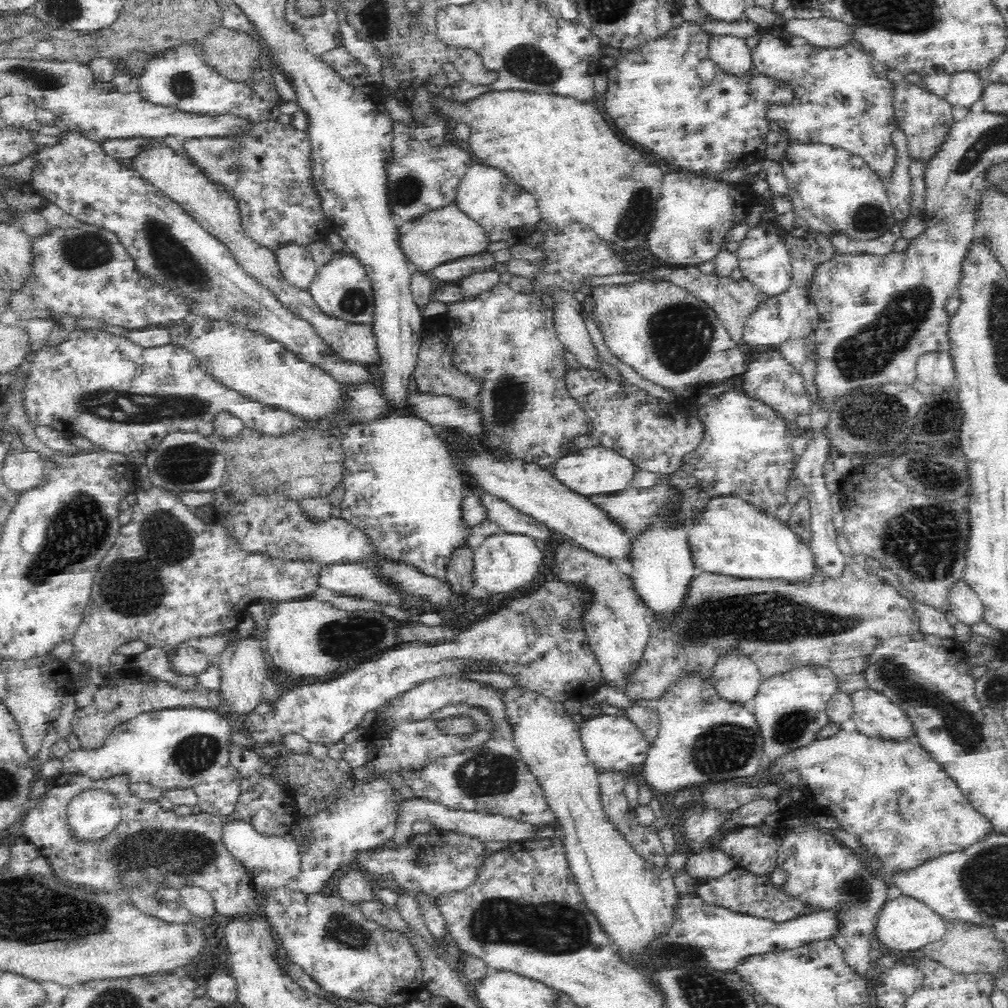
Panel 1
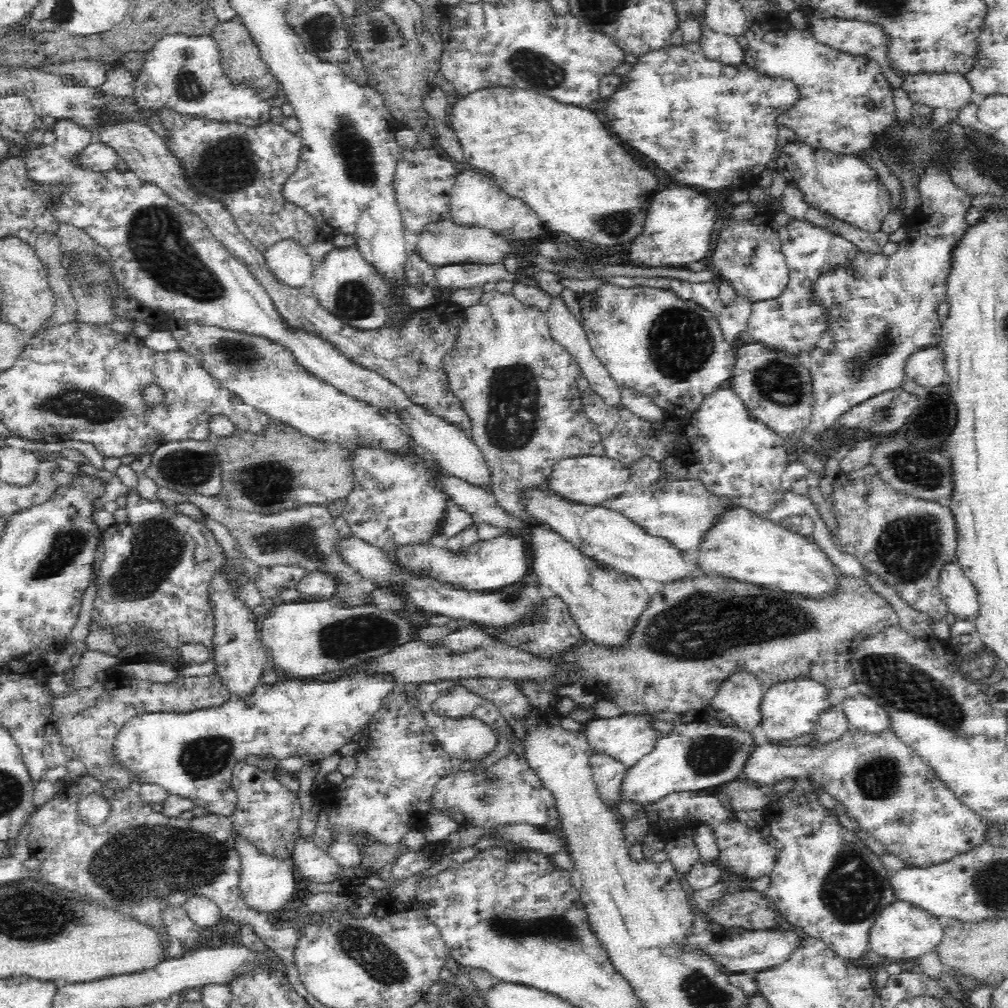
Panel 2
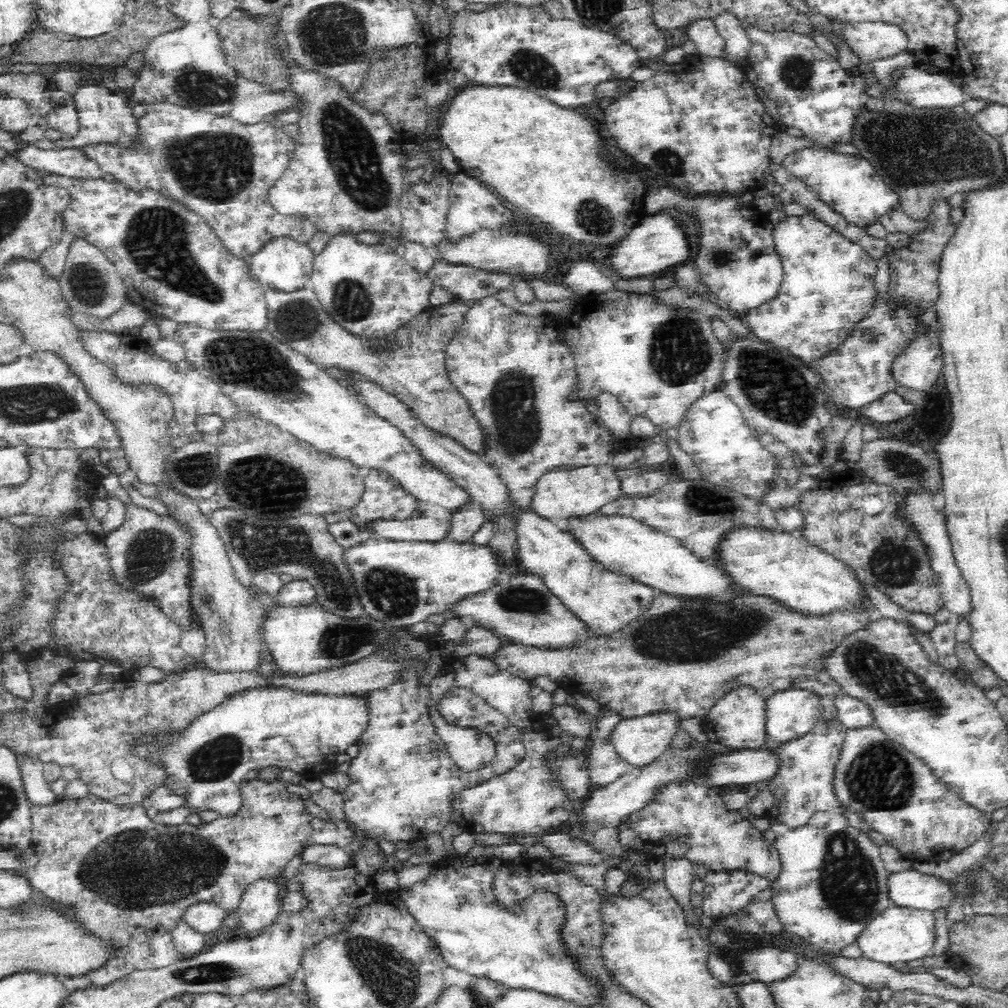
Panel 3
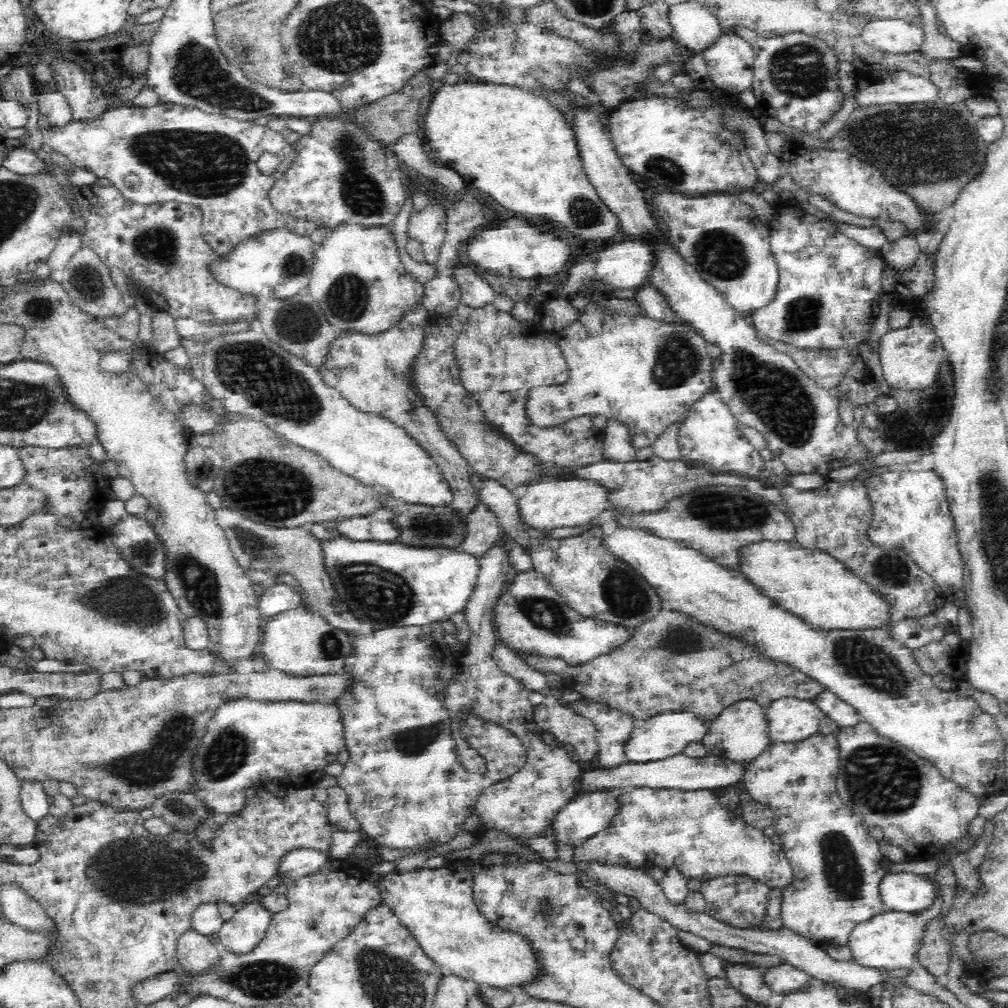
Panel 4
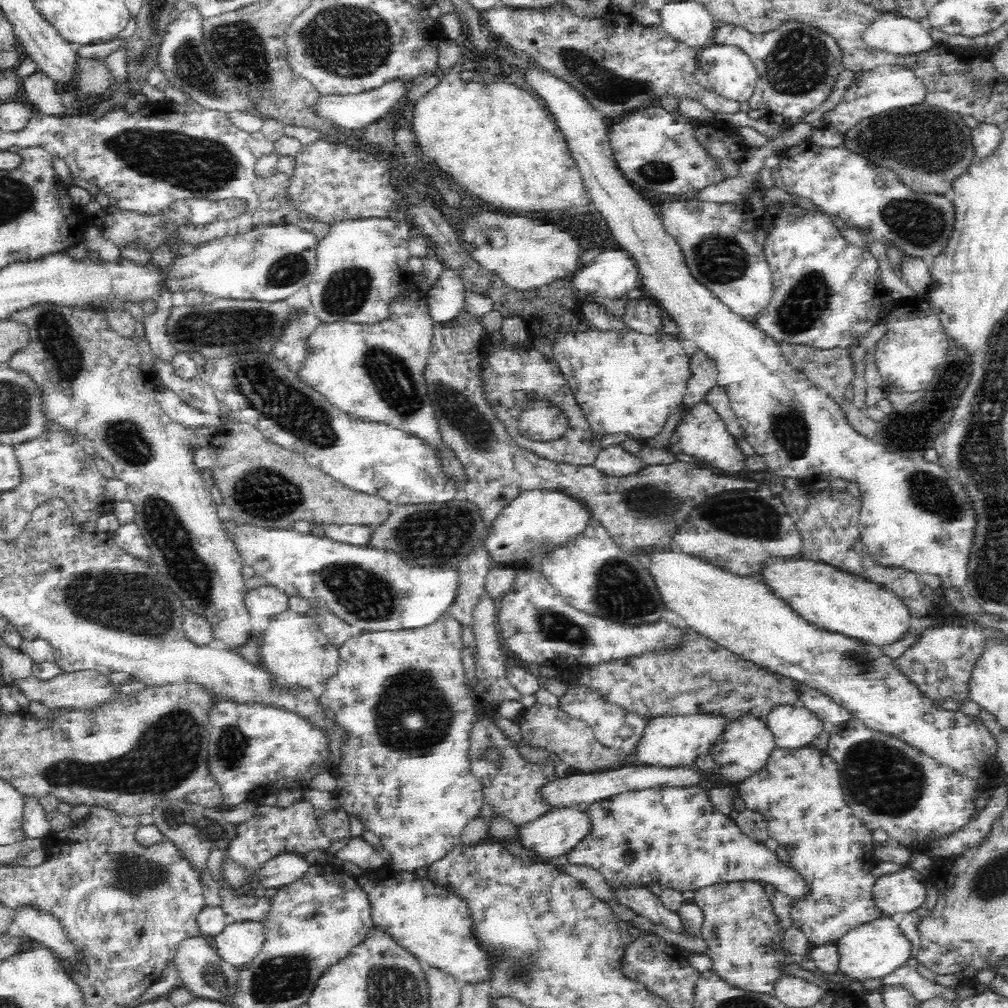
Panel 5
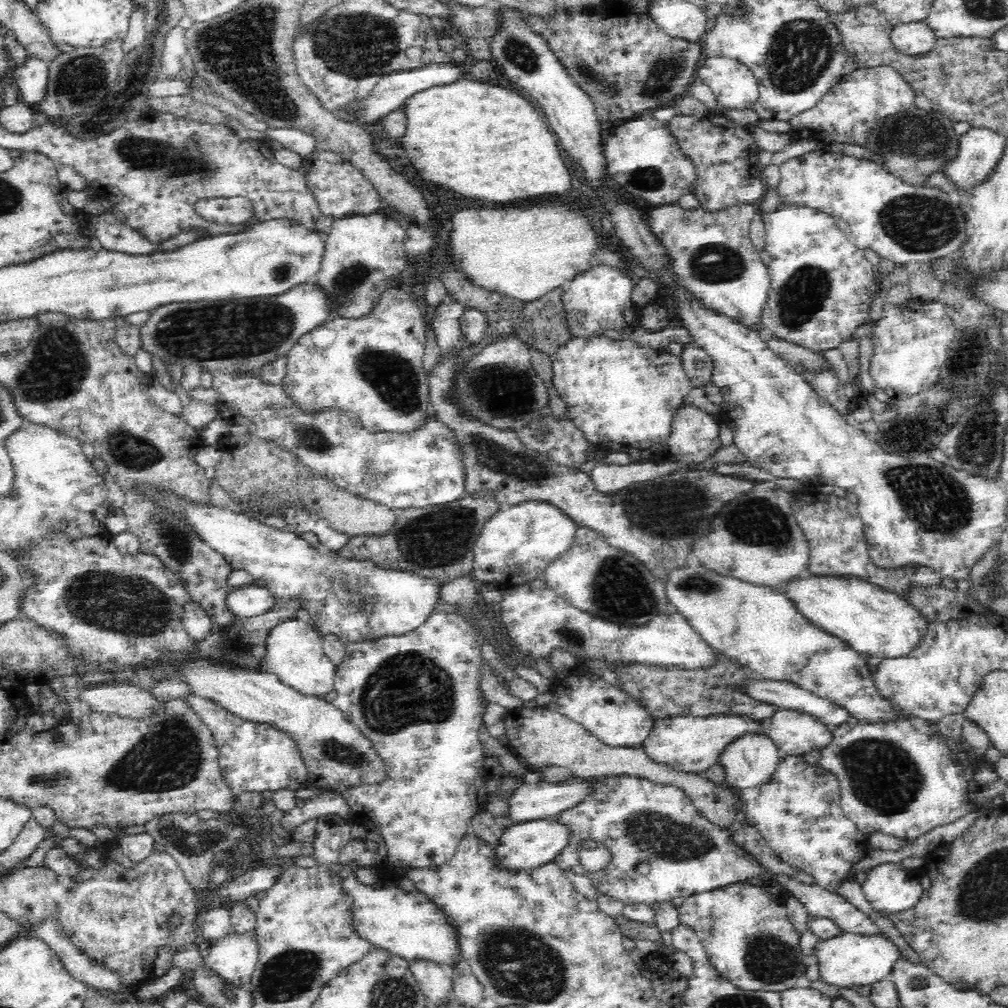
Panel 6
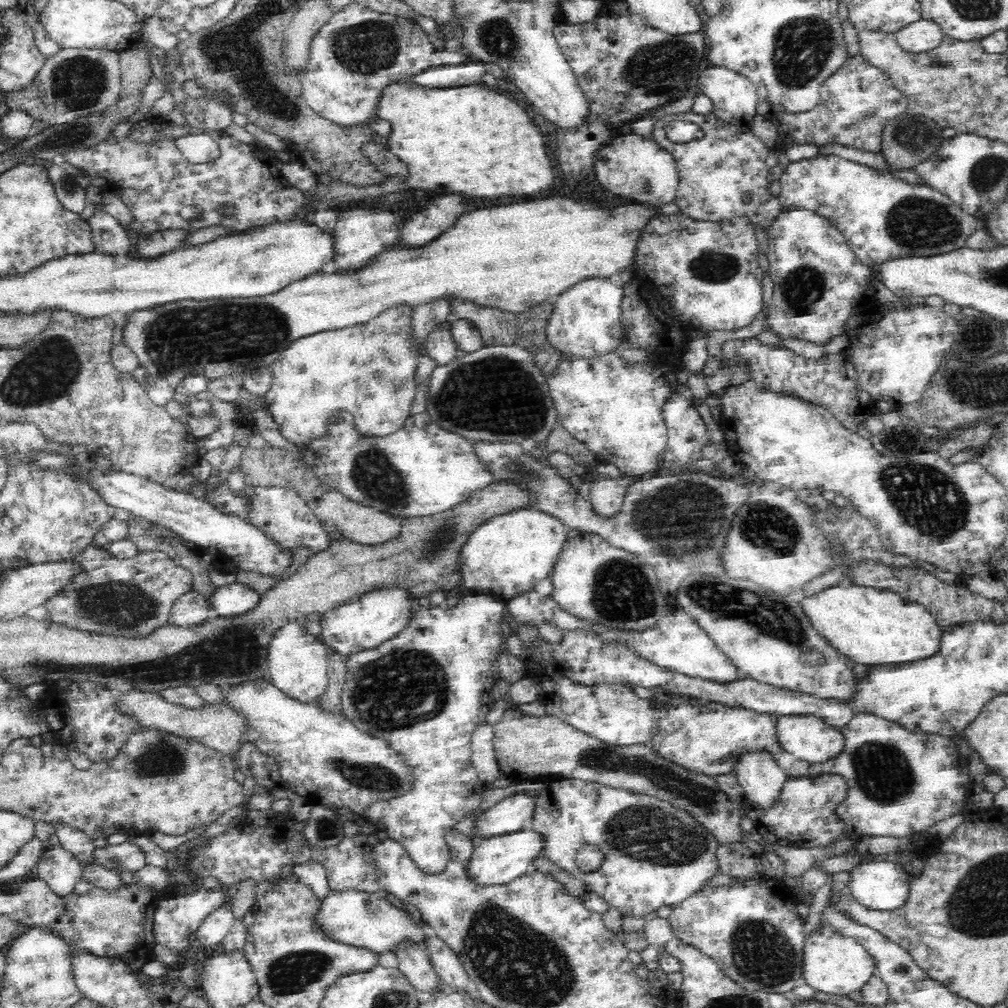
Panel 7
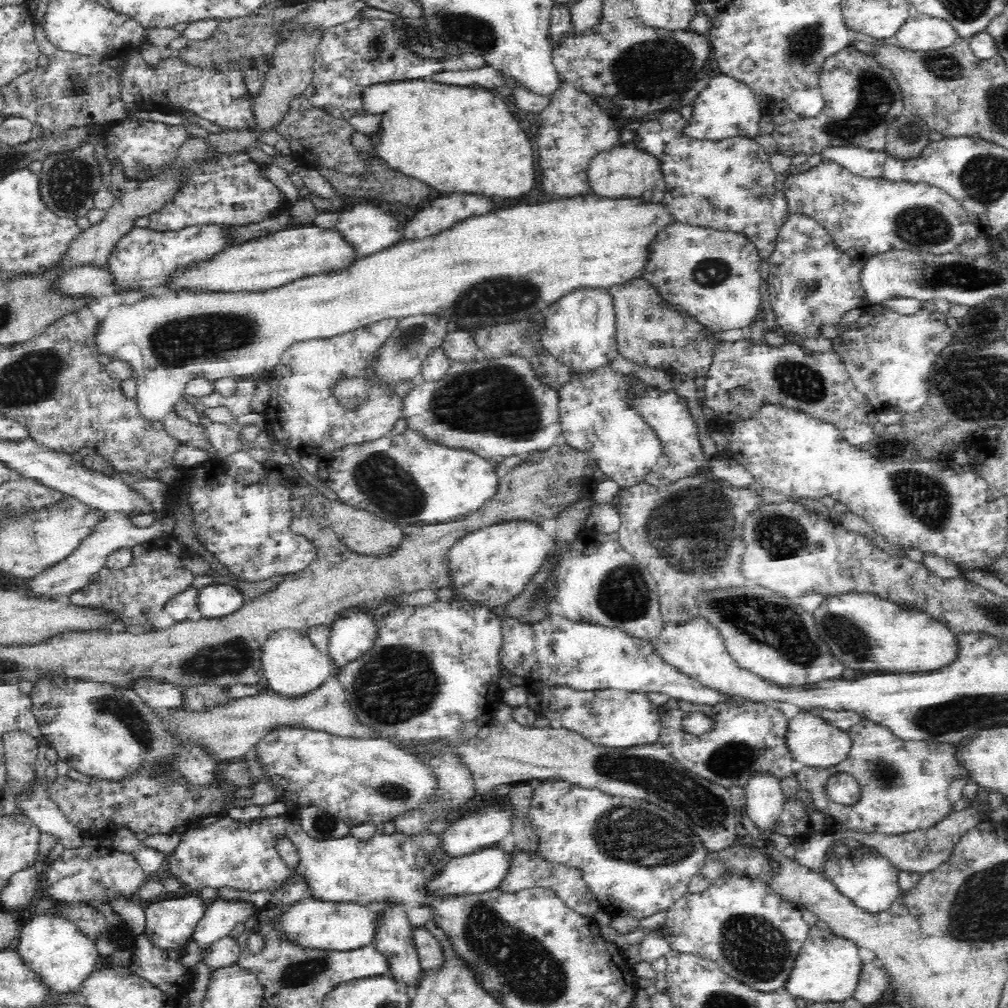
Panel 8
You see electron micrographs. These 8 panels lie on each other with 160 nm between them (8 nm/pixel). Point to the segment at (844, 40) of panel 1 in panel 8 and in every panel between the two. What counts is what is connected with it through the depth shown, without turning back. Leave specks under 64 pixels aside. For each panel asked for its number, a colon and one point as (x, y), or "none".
2: (862, 38)
3: (870, 41)
4: (898, 37)
5: (888, 32)
6: (914, 38)
7: (921, 36)
8: (921, 33)

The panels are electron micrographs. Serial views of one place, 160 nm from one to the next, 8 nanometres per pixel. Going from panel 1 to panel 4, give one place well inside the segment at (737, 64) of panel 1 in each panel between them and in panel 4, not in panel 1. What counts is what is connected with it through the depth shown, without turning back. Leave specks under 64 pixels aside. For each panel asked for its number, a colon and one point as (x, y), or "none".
2: (720, 47)
3: (703, 33)
4: (695, 27)

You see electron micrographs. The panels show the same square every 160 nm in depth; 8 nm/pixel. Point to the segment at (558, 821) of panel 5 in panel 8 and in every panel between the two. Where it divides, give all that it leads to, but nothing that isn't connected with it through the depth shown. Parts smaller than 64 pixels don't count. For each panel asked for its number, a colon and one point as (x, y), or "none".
6: (532, 843)
7: (499, 859)
8: (483, 871)

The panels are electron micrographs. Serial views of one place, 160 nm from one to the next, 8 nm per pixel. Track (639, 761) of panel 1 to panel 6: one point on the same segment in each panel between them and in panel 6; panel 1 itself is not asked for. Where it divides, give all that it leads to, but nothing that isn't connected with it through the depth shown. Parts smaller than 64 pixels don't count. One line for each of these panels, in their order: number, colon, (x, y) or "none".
2: (627, 738)
3: (638, 740)
4: (664, 735)
5: (668, 740)
6: (690, 744)

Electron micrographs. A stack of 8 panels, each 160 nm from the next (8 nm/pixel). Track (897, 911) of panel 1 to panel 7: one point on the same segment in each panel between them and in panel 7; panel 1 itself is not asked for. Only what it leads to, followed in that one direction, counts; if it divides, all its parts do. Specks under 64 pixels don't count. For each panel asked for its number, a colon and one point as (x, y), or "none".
2: (902, 931)
3: (898, 934)
4: (890, 940)
5: (872, 950)
6: (853, 959)
7: (836, 965)

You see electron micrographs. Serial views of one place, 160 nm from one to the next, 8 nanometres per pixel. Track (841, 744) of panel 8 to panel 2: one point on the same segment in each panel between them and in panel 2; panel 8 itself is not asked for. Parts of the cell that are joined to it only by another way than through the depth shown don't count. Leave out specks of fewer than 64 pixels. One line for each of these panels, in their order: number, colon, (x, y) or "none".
2: (790, 708)
3: (791, 713)
4: (790, 719)
5: (793, 726)
6: (794, 732)
7: (809, 738)

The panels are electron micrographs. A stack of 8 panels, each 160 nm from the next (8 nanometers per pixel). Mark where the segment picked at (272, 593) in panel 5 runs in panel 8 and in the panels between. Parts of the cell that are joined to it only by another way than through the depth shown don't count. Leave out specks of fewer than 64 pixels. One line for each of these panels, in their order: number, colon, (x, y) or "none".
6: (247, 601)
7: (232, 600)
8: (217, 600)

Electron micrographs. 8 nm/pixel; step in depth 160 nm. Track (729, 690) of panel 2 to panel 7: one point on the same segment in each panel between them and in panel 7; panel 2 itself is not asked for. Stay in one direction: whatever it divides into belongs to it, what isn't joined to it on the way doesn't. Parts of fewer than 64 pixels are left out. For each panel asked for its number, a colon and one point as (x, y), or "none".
3: (737, 720)
4: (740, 732)
5: (745, 744)
6: (750, 759)
7: (757, 772)

